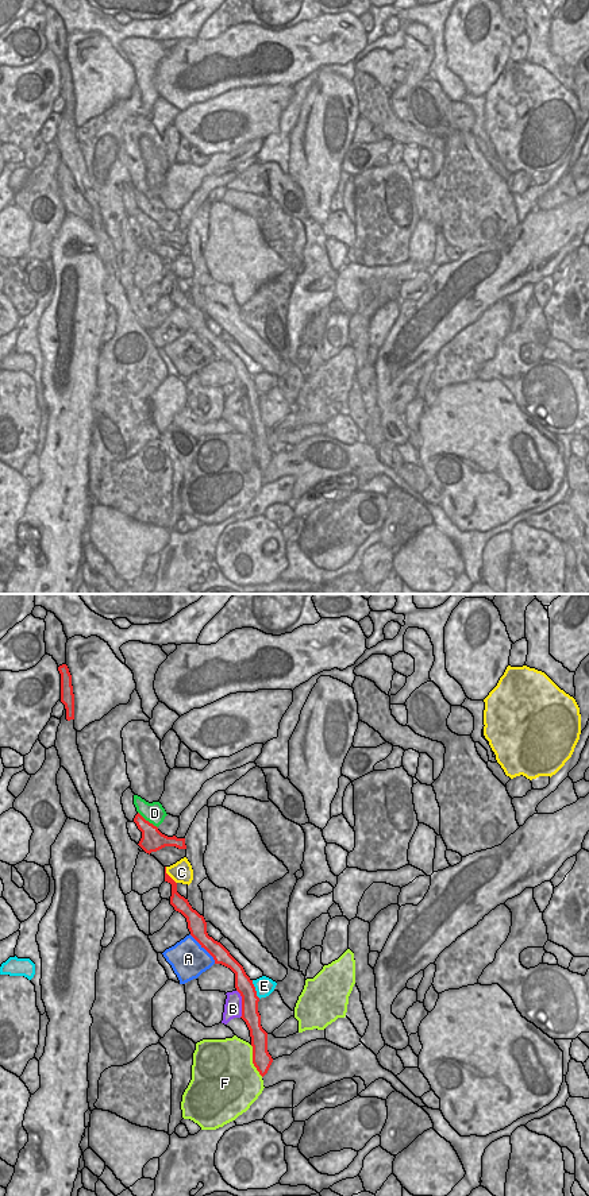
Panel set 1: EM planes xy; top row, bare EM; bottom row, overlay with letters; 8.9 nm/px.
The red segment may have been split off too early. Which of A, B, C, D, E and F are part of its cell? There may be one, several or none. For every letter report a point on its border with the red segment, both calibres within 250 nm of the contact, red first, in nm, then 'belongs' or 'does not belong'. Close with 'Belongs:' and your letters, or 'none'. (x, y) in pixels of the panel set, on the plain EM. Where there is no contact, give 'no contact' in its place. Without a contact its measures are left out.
A: contact xy (204, 343); calibres 170 and 320 nm; does not belong
B: contact xy (242, 398); calibres 150 and 170 nm; does not belong
C: contact xy (168, 270); calibres 120 and 190 nm; does not belong
D: contact xy (147, 216); calibres 200 and 190 nm; does not belong
E: contact xy (254, 385); calibres 150 and 170 nm; does not belong
F: contact xy (253, 456); calibres 170 and 480 nm; does not belong
Belongs: none

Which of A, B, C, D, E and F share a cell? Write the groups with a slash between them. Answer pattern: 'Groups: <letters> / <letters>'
Groups: A / B / C / D / E / F.

